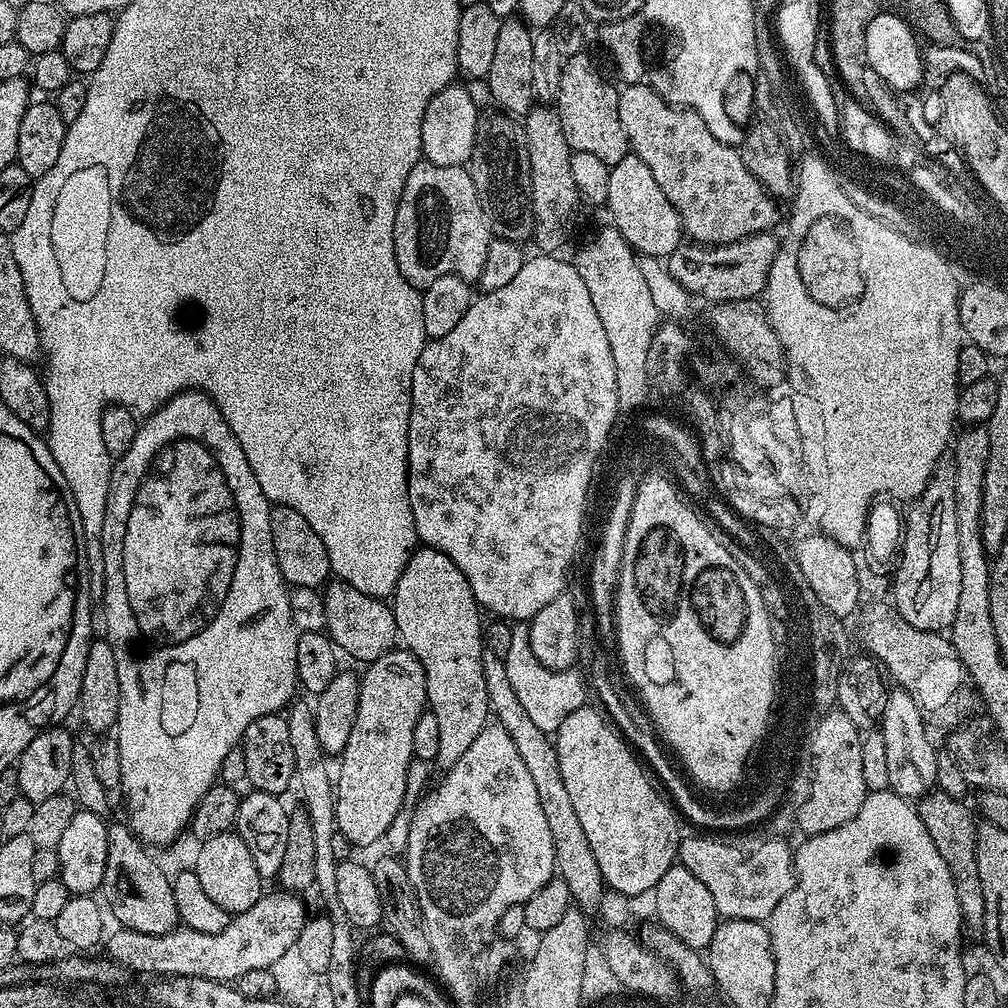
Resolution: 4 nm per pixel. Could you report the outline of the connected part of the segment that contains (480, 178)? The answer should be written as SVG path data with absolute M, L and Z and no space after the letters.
M489 110L485 111L479 117L477 122L477 134L474 138L473 154L471 160L466 165L470 178L474 182L474 190L478 190L478 198L484 207L484 213L488 219L488 225L492 227L492 235L498 240L509 240L518 245L523 245L524 240L531 241L536 231L536 219L532 213L532 187L530 186L530 150L526 146L526 134L524 133L523 123L519 119L513 118L503 110Z

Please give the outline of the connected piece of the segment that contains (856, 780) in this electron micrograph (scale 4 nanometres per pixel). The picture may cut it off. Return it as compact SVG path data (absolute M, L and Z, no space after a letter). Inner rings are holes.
M832 710L821 718L817 732L813 736L816 750L817 781L809 804L804 805L803 812L794 814L794 822L804 831L805 837L817 836L826 830L834 830L834 826L842 826L842 822L850 822L858 810L862 810L862 802L868 797L866 781L862 779L862 739L861 729L839 710Z

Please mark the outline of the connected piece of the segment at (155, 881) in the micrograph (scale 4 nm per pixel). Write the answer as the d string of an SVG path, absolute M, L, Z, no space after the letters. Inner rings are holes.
M114 822L109 823L108 824L108 849L106 850L106 874L102 874L102 882L100 883L99 886L99 891L101 893L104 892L104 898L102 897L103 903L106 905L107 908L107 904L108 903L108 908L110 911L112 911L112 916L114 919L117 920L117 925L119 925L120 928L129 928L130 930L134 930L135 932L137 932L138 934L166 934L167 932L173 932L175 930L175 928L180 924L180 915L178 914L178 910L176 909L176 907L174 906L174 890L172 889L172 881L170 879L169 873L164 873L162 869L159 868L158 865L156 865L156 860L154 857L151 856L150 853L148 852L149 849L147 847L145 847L145 845L142 843L142 841L140 841L136 835L134 835L134 833L132 832L132 829L128 827L127 823L124 822L120 822L120 824L114 824Z

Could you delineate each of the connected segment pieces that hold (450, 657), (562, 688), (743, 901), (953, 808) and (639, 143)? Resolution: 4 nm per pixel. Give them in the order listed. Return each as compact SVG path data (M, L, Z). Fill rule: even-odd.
M427 546L417 547L411 558L406 562L406 566L402 570L402 578L398 578L398 586L390 597L392 613L394 614L394 622L396 623L396 635L399 643L408 651L413 652L418 658L418 662L422 662L422 670L426 674L426 694L428 695L428 708L434 714L434 718L438 718L438 750L441 754L459 754L468 749L468 744L474 742L474 738L478 734L482 734L484 727L490 723L490 707L486 692L486 677L483 673L483 654L486 651L486 641L484 639L484 628L480 624L480 616L482 617L482 609L477 604L474 594L470 590L470 582L466 582L466 574L462 574L462 570L458 570L458 566L454 566L454 562L450 562L450 558L446 558L446 554L442 554L438 550Z
M524 622L517 623L512 629L510 650L506 650L503 657L506 675L510 678L511 687L518 694L518 699L531 721L538 729L547 734L554 734L558 726L562 726L562 722L566 722L566 718L570 718L574 710L585 707L586 680L581 673L579 676L575 672L577 670L575 667L543 664L530 648L528 629L529 625Z
M736 832L733 836L688 836L680 842L678 863L710 890L718 914L725 920L767 921L774 906L796 884L794 852L784 840Z
M932 790L917 801L917 812L922 818L922 826L930 834L934 846L938 846L938 854L946 862L950 870L950 878L954 880L954 894L958 896L958 910L962 928L976 939L984 939L984 923L986 922L986 904L982 898L982 881L978 879L978 858L976 857L977 817L972 817L971 810L965 801L950 798L939 790Z
M648 82L624 84L619 89L619 94L618 118L622 118L622 130L626 130L631 155L642 158L642 162L650 166L654 182L658 182L662 194L670 198L670 206L678 210L680 227L689 241L715 246L738 242L747 236L757 236L760 232L775 229L777 201L746 168L739 151L733 145L714 138L698 113L665 100Z

